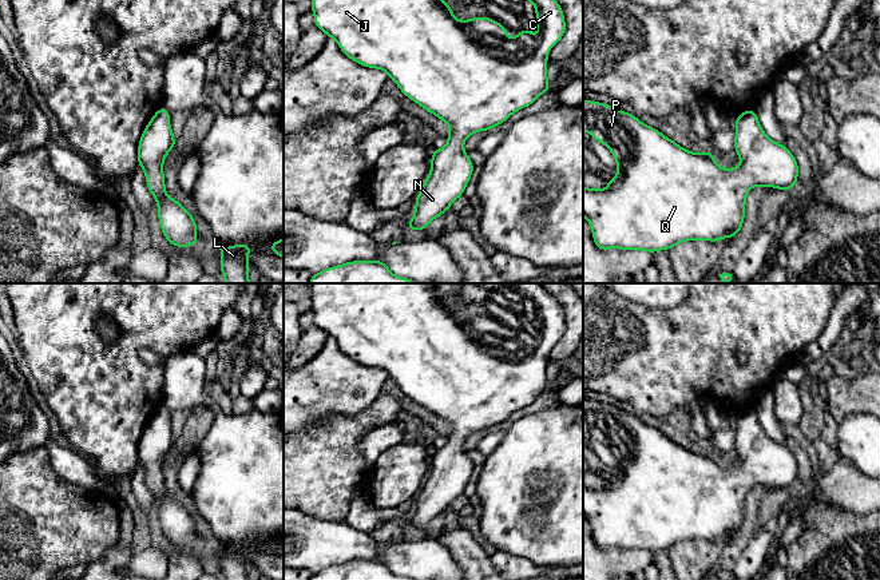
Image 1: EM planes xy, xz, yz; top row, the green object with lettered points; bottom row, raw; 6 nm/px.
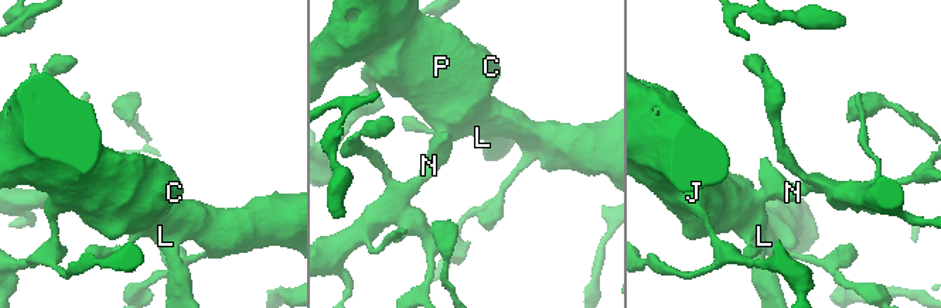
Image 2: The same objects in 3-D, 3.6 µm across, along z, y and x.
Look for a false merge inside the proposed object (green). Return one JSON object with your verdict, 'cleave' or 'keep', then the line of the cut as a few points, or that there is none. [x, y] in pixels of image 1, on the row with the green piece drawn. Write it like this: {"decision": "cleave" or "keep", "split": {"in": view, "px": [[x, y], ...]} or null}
{"decision": "keep", "split": null}

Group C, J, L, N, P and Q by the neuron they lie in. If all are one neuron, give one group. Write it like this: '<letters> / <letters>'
C J L N P Q

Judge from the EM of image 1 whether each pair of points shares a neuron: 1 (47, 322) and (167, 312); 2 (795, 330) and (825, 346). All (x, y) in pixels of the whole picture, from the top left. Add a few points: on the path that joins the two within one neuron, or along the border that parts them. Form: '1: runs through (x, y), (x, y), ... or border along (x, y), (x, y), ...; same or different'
1: runs through (76, 304), (80, 300), (138, 300); same
2: border along (831, 313), (825, 328), (815, 341); different

